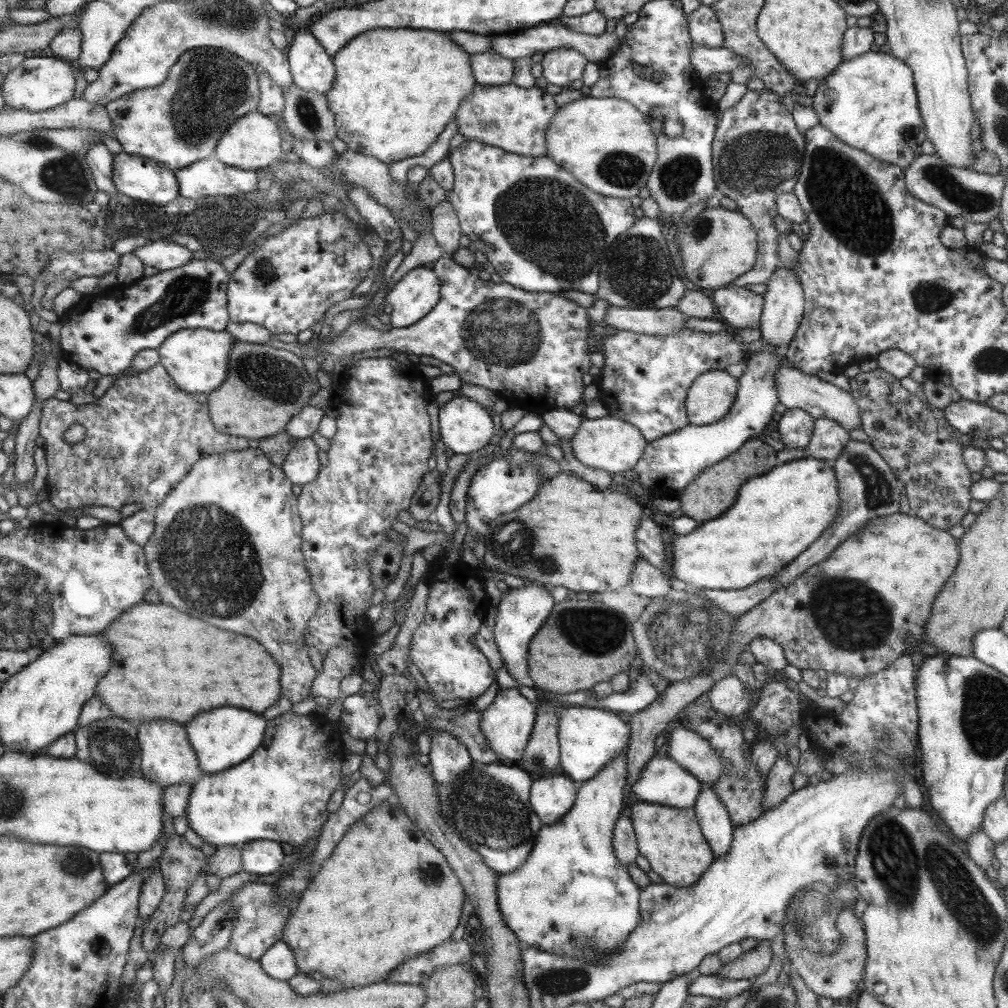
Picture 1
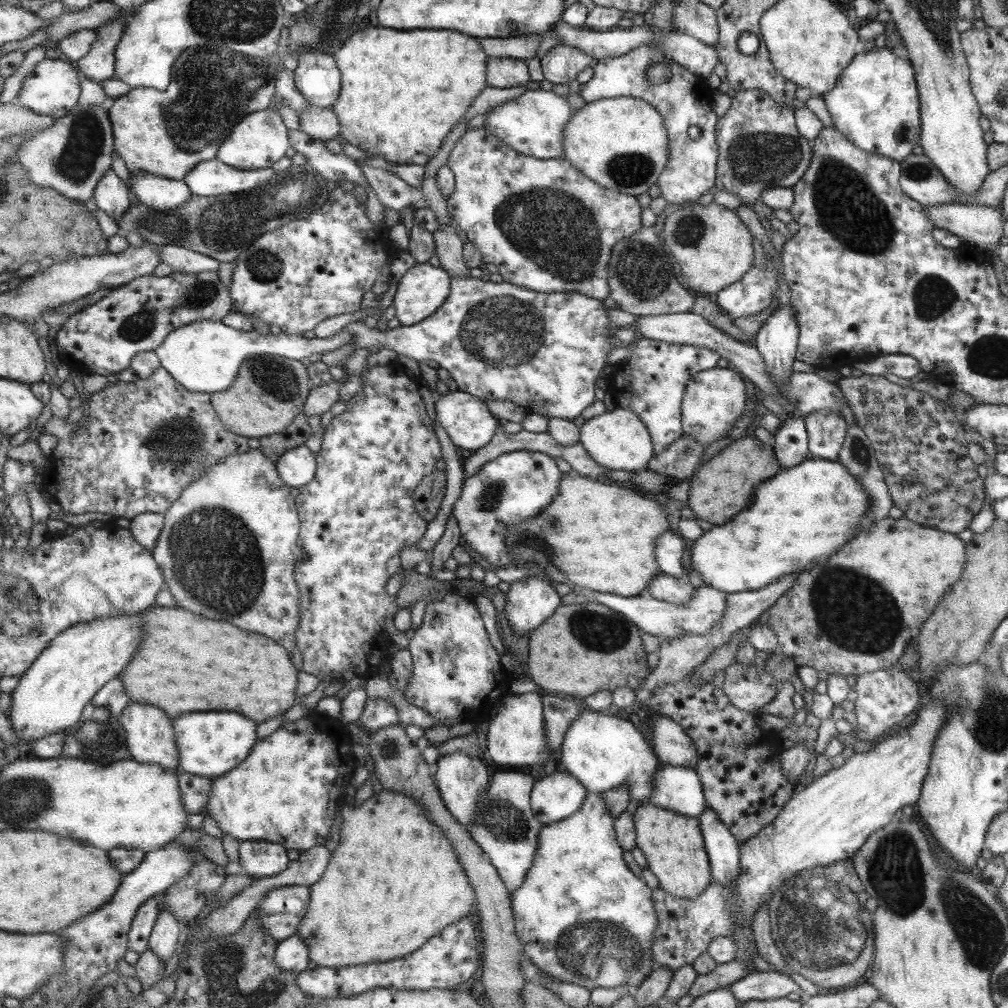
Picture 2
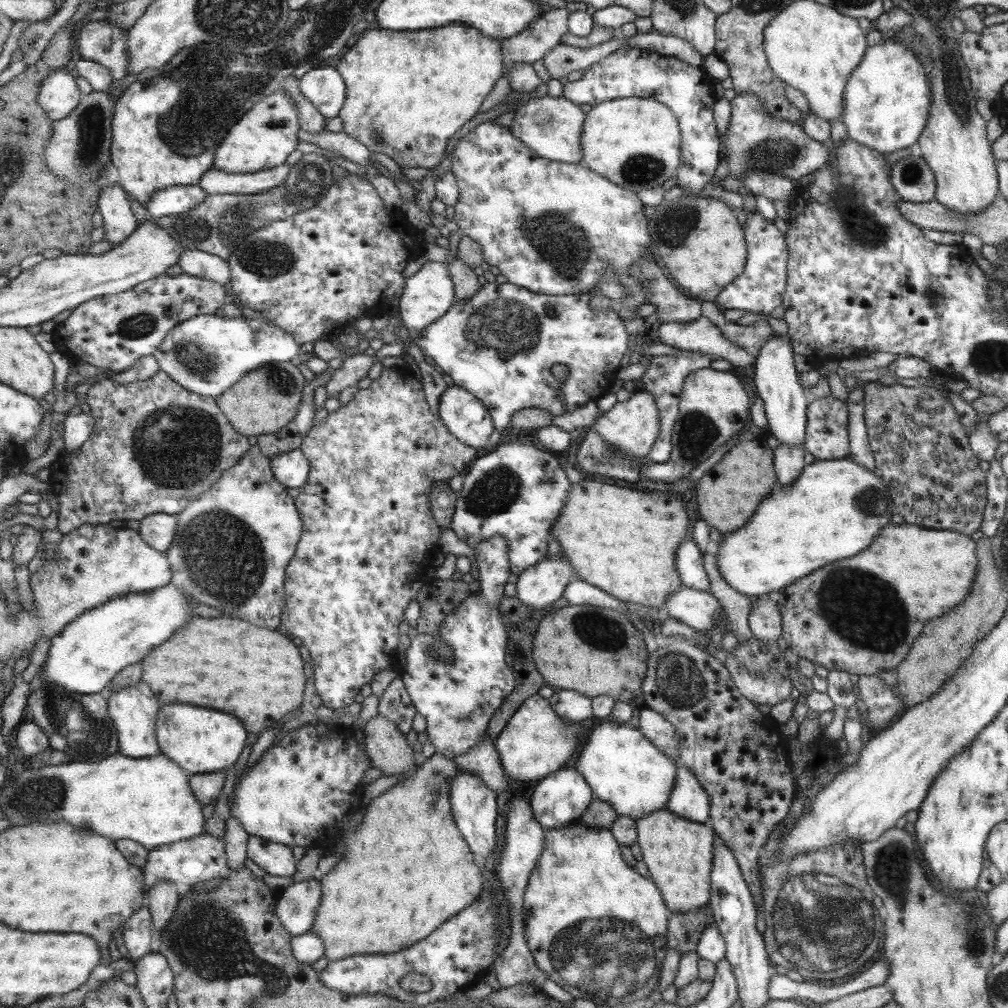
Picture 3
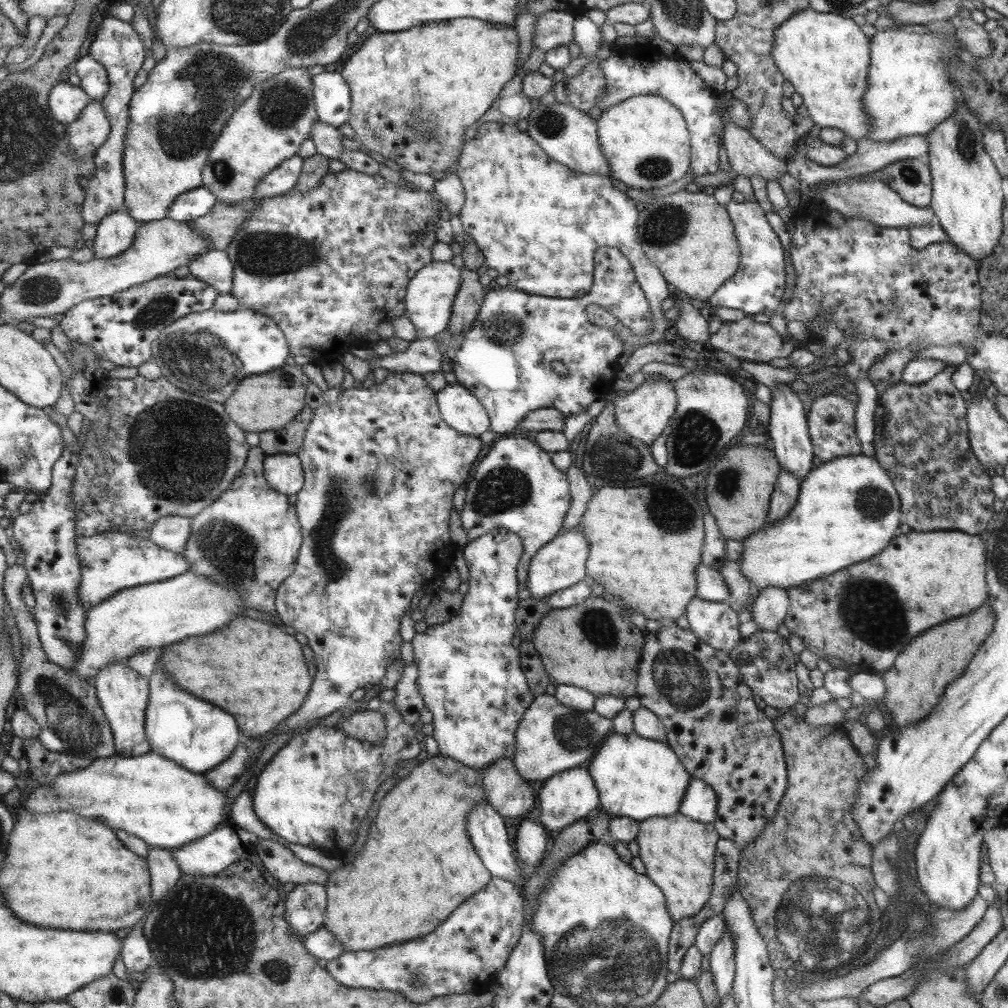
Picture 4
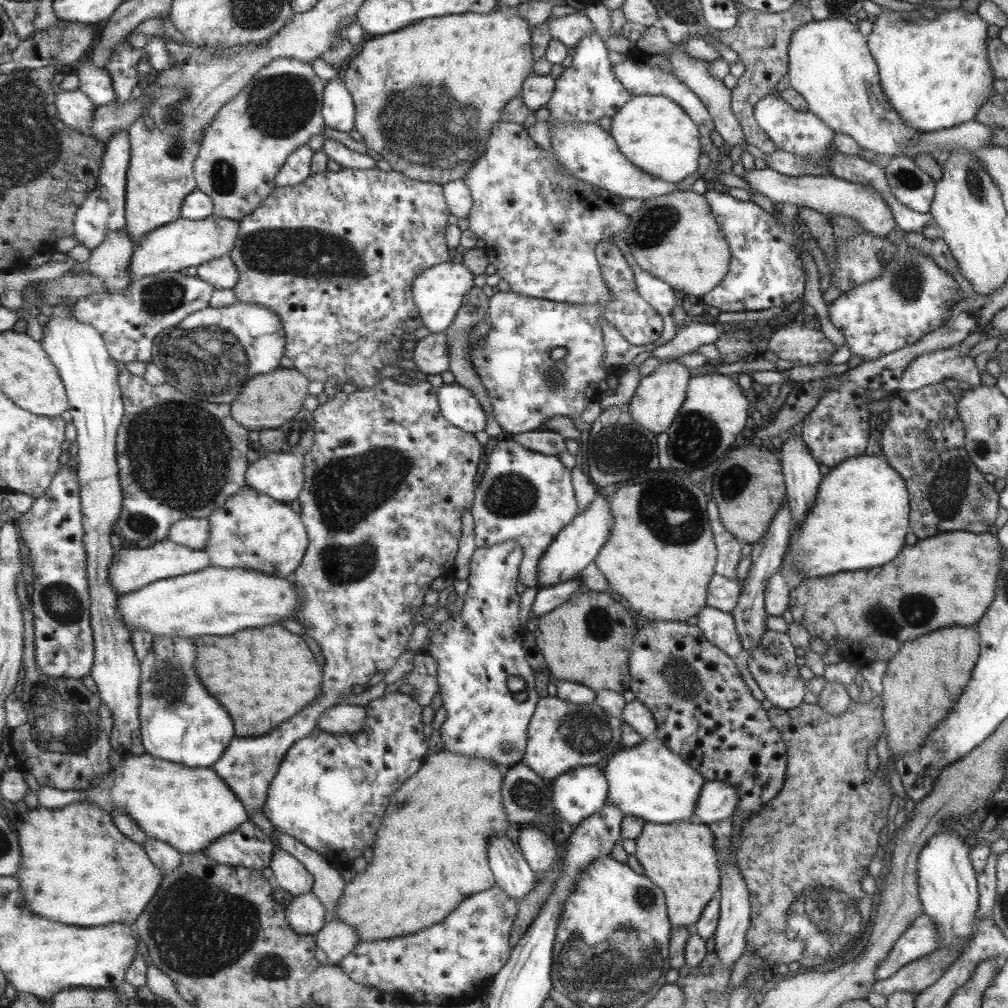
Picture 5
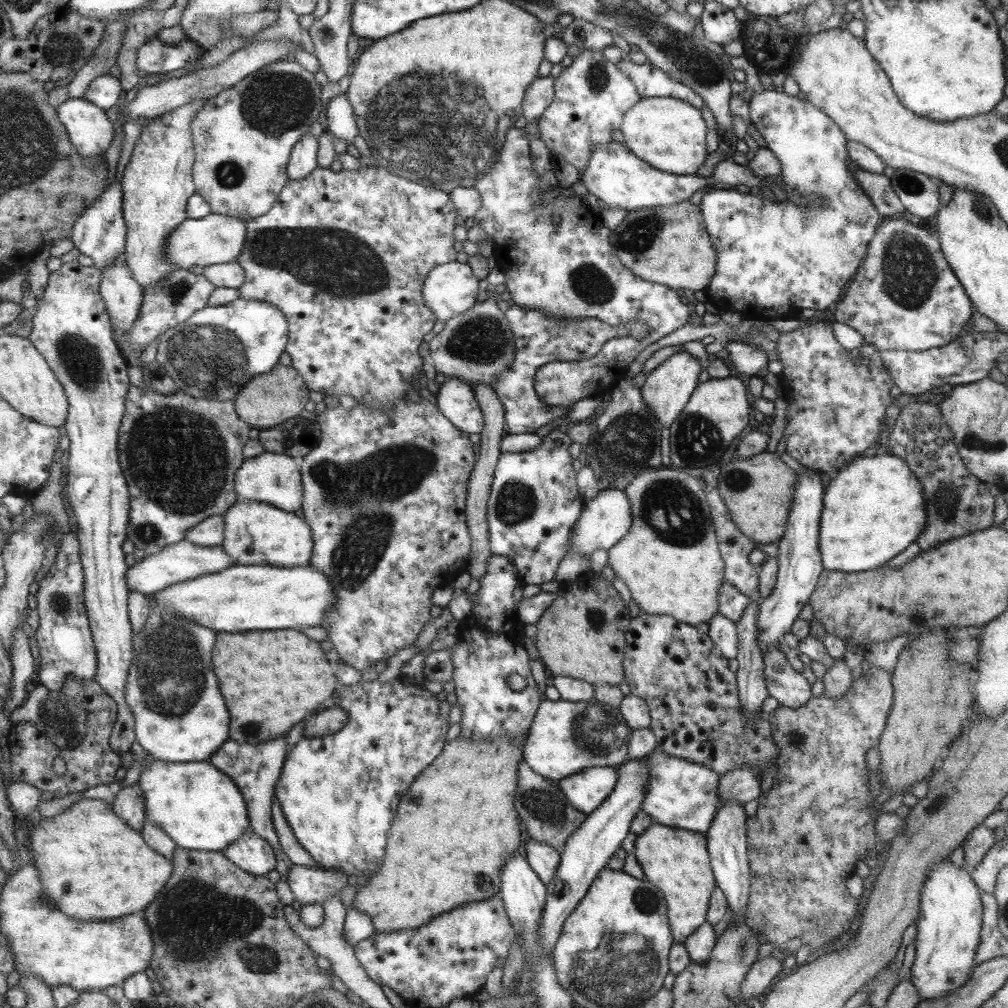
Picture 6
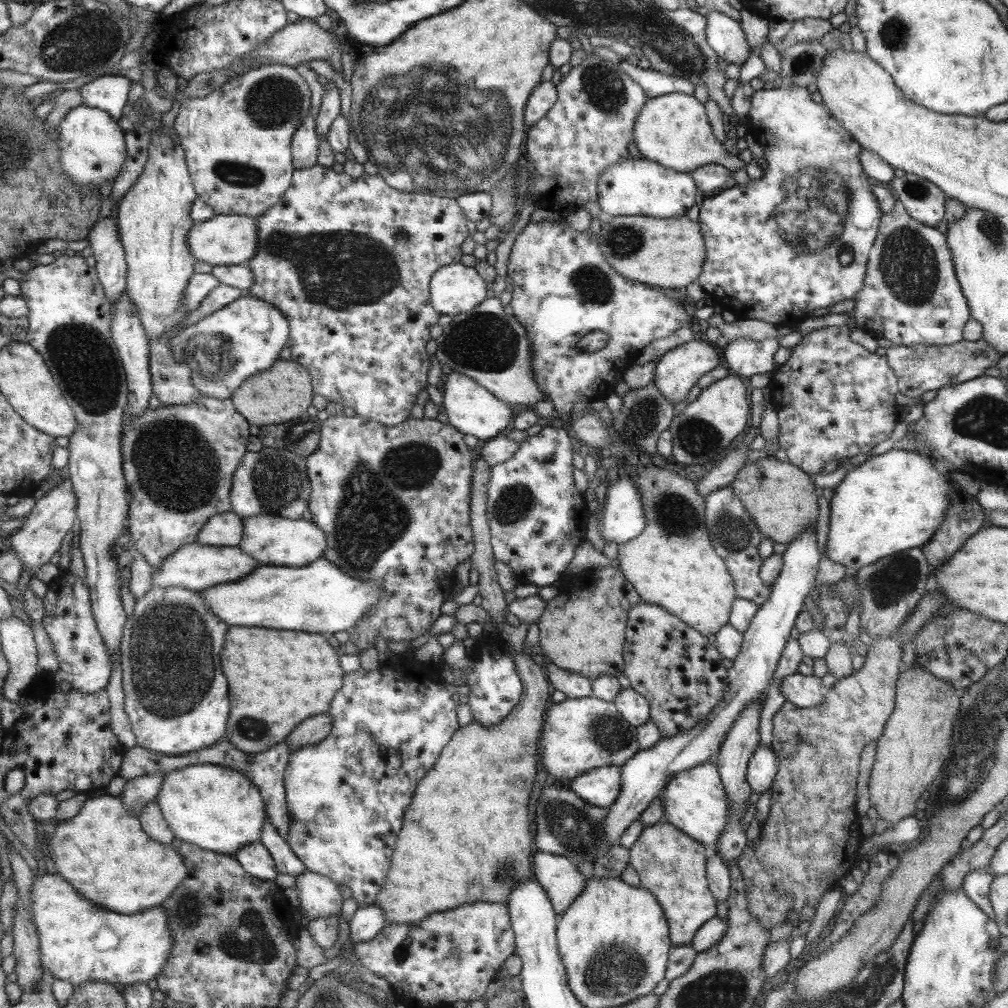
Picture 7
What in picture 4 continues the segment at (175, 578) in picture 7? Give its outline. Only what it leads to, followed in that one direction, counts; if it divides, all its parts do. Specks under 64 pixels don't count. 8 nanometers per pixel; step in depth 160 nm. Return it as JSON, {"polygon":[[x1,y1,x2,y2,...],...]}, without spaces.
{"polygon":[[110,530,93,536,80,536,77,546,82,561,80,600,83,600,84,607,89,611,104,600,111,599,119,591,160,583,184,575,191,568,184,553,165,550,150,538,133,536,127,530]]}

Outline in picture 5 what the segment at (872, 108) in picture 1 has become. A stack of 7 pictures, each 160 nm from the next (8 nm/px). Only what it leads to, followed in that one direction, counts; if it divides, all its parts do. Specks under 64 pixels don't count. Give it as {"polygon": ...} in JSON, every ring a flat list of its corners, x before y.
{"polygon":[[963,5,957,9,945,10,941,9,941,12,937,16,928,16,927,18,909,19,909,12,893,12,890,10,881,10,881,13,876,16,877,19,873,23,871,32,868,34,868,47,869,52,876,61,878,68,880,84,883,89,884,96,886,97,892,108,898,113,899,117,903,121,907,121,908,126,915,128,918,132,931,132,941,131,951,127,956,127,958,124,967,123,968,120,974,118,976,112,980,108,980,104,984,103,985,99,992,94,992,82,996,79,993,75,991,65,988,64,987,57,987,24,979,18,976,13,969,14]]}

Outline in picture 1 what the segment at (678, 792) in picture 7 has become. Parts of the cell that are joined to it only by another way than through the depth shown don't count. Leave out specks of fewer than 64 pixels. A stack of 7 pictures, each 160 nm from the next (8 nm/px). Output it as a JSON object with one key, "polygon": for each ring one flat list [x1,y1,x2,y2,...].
{"polygon":[[559,707,560,765,563,774,577,785,592,779,605,764,615,759,616,752,625,748,631,729,611,711,587,707]]}

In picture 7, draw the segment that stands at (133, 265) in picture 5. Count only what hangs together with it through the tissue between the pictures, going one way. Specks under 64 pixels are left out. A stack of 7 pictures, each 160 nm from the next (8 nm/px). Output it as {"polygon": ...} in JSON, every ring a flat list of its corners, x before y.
{"polygon":[[215,215,207,222,195,223,189,231,188,245,197,261,214,266,247,264,259,247,259,220,251,216]]}

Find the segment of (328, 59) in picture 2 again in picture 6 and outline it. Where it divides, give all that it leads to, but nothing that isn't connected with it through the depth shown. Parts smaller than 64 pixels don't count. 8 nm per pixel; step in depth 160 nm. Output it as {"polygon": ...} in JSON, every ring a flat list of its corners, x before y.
{"polygon":[[344,94,332,96,326,103,325,118,327,130,347,144,352,144,353,138,359,134,352,105]]}

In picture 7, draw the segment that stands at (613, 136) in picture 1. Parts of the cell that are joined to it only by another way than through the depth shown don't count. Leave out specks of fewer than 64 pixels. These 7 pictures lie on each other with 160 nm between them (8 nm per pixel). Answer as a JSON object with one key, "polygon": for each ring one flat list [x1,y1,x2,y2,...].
{"polygon":[[671,92,649,98,636,116,632,133,633,144,643,159,676,169,677,172,689,173,704,164,718,164,730,171,747,166,736,156,729,156,713,138,703,106,693,95]]}

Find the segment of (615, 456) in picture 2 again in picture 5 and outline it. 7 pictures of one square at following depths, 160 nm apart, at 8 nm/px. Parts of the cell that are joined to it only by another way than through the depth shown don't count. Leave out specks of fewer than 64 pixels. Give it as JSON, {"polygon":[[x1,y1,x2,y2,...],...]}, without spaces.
{"polygon":[[675,362,659,364,659,367,655,368,648,376,640,378,635,394,627,401,631,419,656,436,666,433,673,420,676,419,681,403,686,399,688,382,692,377,689,370,681,364]]}

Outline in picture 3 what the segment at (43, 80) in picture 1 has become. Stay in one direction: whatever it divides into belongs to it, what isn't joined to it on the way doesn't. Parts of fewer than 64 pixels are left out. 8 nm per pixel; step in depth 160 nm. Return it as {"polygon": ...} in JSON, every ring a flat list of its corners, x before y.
{"polygon":[[67,69,53,72,40,88,39,101,54,121,67,118,84,97,77,80]]}

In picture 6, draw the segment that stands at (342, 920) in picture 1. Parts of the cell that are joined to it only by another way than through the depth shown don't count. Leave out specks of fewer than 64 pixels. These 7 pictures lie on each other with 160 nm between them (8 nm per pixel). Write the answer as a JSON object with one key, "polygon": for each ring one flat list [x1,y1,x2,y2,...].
{"polygon":[[457,736,444,745,445,752,440,752,416,776,395,810,393,832,389,832,389,848,385,848,381,872,359,888,353,898,351,908,369,917,375,933,423,927,432,918,461,904,498,896,501,868,519,844,519,820,516,807,513,808,513,794,518,782,517,766,523,760,521,742,508,738,477,741]]}

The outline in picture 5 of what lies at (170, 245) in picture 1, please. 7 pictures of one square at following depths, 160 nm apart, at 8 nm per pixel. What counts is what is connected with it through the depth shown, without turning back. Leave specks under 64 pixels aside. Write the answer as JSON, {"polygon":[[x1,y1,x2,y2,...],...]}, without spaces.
{"polygon":[[230,254,204,262,197,267,197,274,216,290,234,289,240,277,237,265]]}

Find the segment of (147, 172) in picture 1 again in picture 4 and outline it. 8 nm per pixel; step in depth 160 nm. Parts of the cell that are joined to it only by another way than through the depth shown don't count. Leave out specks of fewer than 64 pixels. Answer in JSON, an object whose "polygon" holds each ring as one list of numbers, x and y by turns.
{"polygon":[[205,186,178,196,168,212,171,220,189,222,205,216,218,201,217,195]]}

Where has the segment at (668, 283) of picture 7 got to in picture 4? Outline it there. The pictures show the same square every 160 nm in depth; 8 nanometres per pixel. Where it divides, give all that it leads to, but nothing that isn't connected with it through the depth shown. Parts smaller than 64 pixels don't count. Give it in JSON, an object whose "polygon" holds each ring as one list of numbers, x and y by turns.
{"polygon":[[682,190,657,197,644,204,640,218,641,220,637,219,636,229,640,243,645,244,645,256,649,256,649,260,653,260,653,264,657,264,661,272,665,272,665,280,669,280,669,284,673,284,676,290,685,292,697,304,705,303,729,276,735,275,739,270,740,250,737,250,732,219,727,209,713,200,713,195,707,195,700,190,697,193]]}

